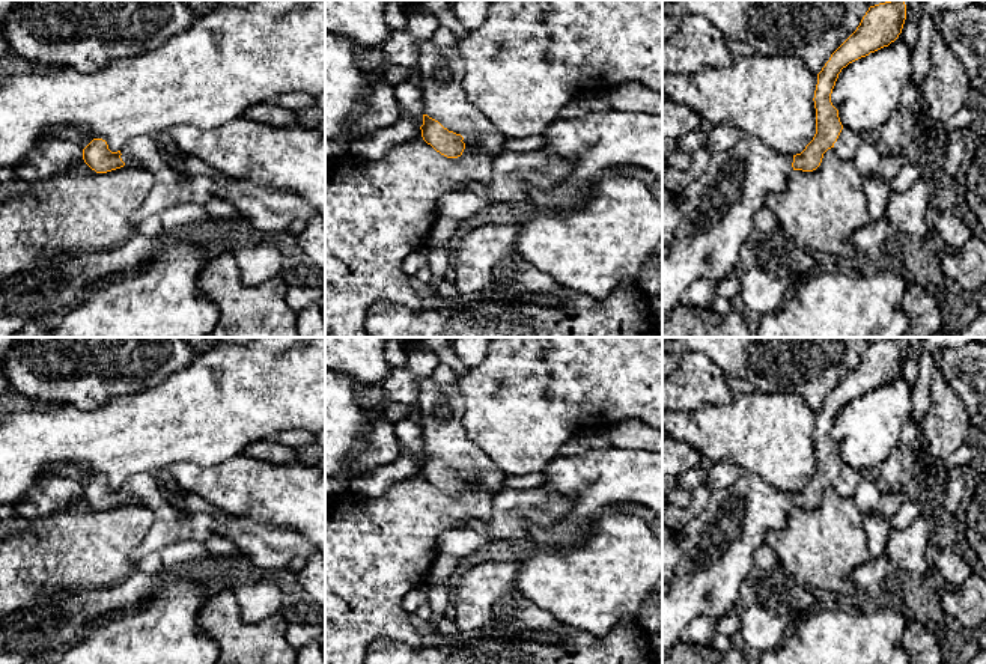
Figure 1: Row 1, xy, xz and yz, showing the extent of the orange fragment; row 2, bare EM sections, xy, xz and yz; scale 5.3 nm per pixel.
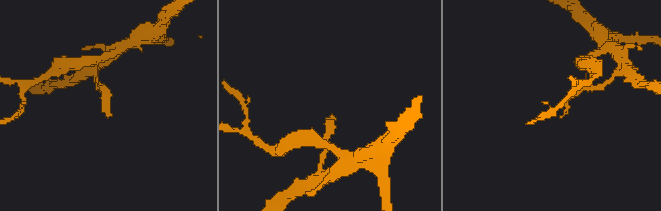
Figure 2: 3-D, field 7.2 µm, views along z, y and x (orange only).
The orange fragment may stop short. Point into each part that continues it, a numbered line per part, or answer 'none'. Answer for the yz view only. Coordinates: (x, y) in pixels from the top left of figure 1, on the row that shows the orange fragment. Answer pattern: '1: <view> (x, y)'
1: yz (718, 208)

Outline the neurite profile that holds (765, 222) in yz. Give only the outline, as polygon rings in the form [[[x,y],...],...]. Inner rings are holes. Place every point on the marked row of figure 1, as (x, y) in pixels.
[[[762,206],[756,215],[754,215],[754,229],[763,232],[763,233],[774,233],[780,229],[778,221],[771,209],[766,206]]]

